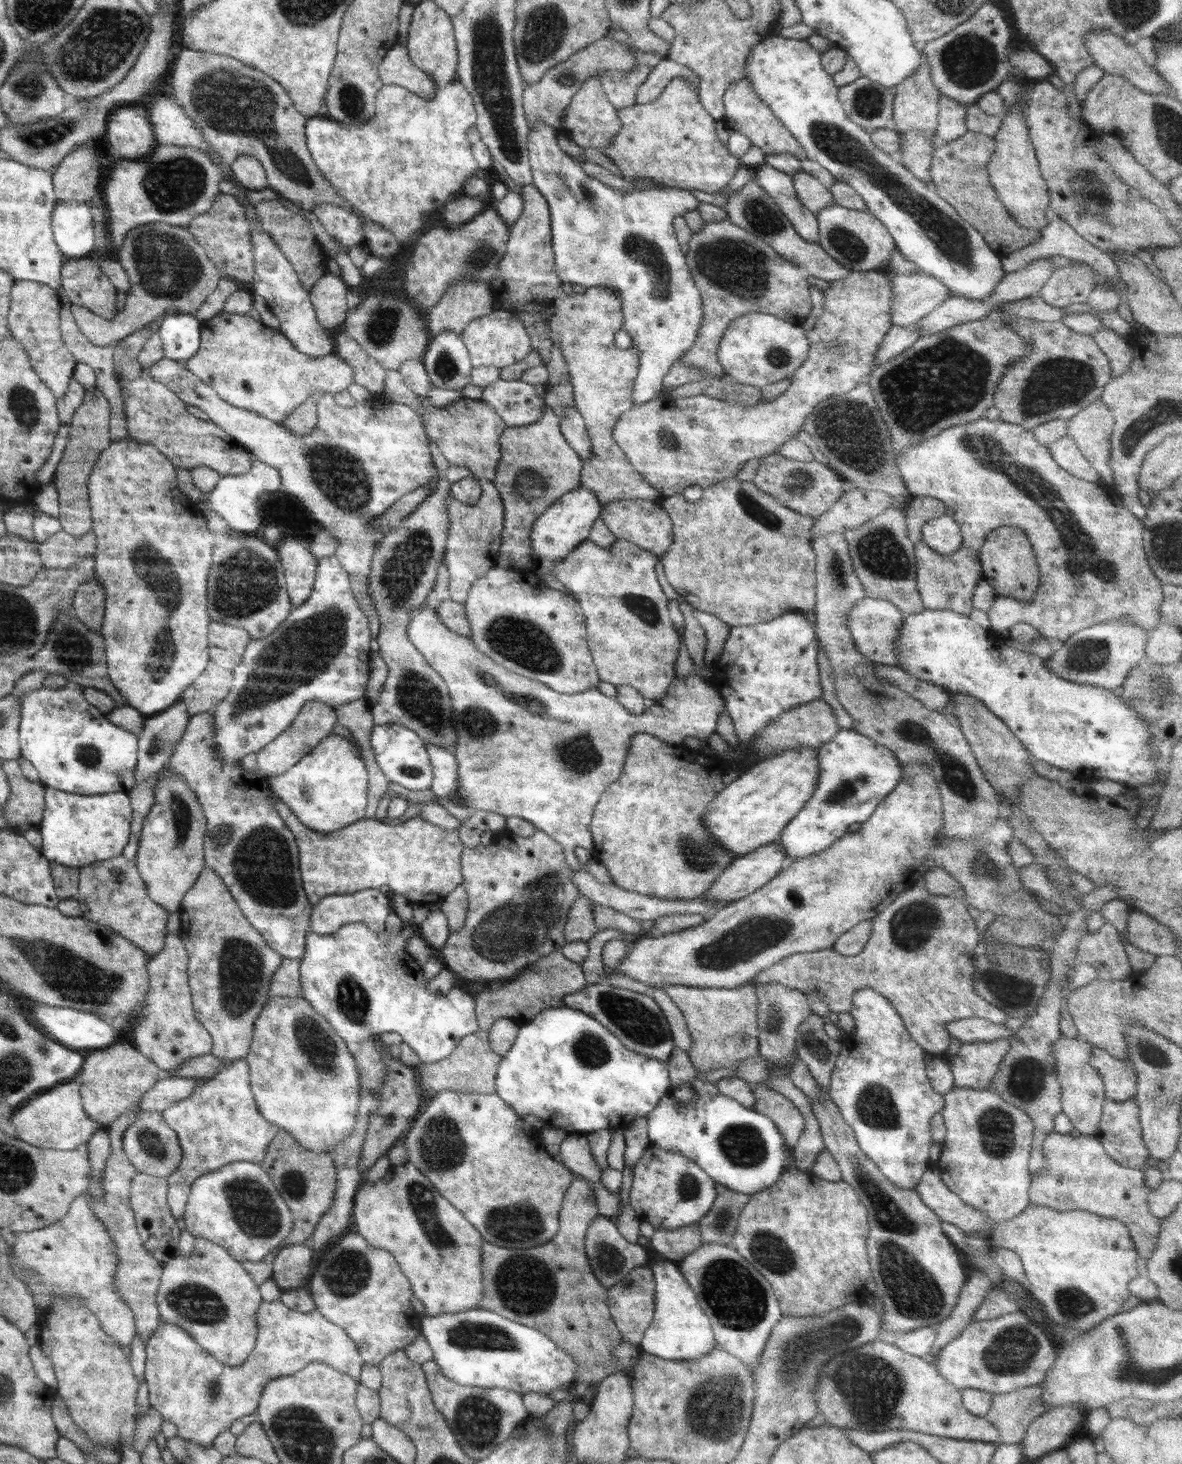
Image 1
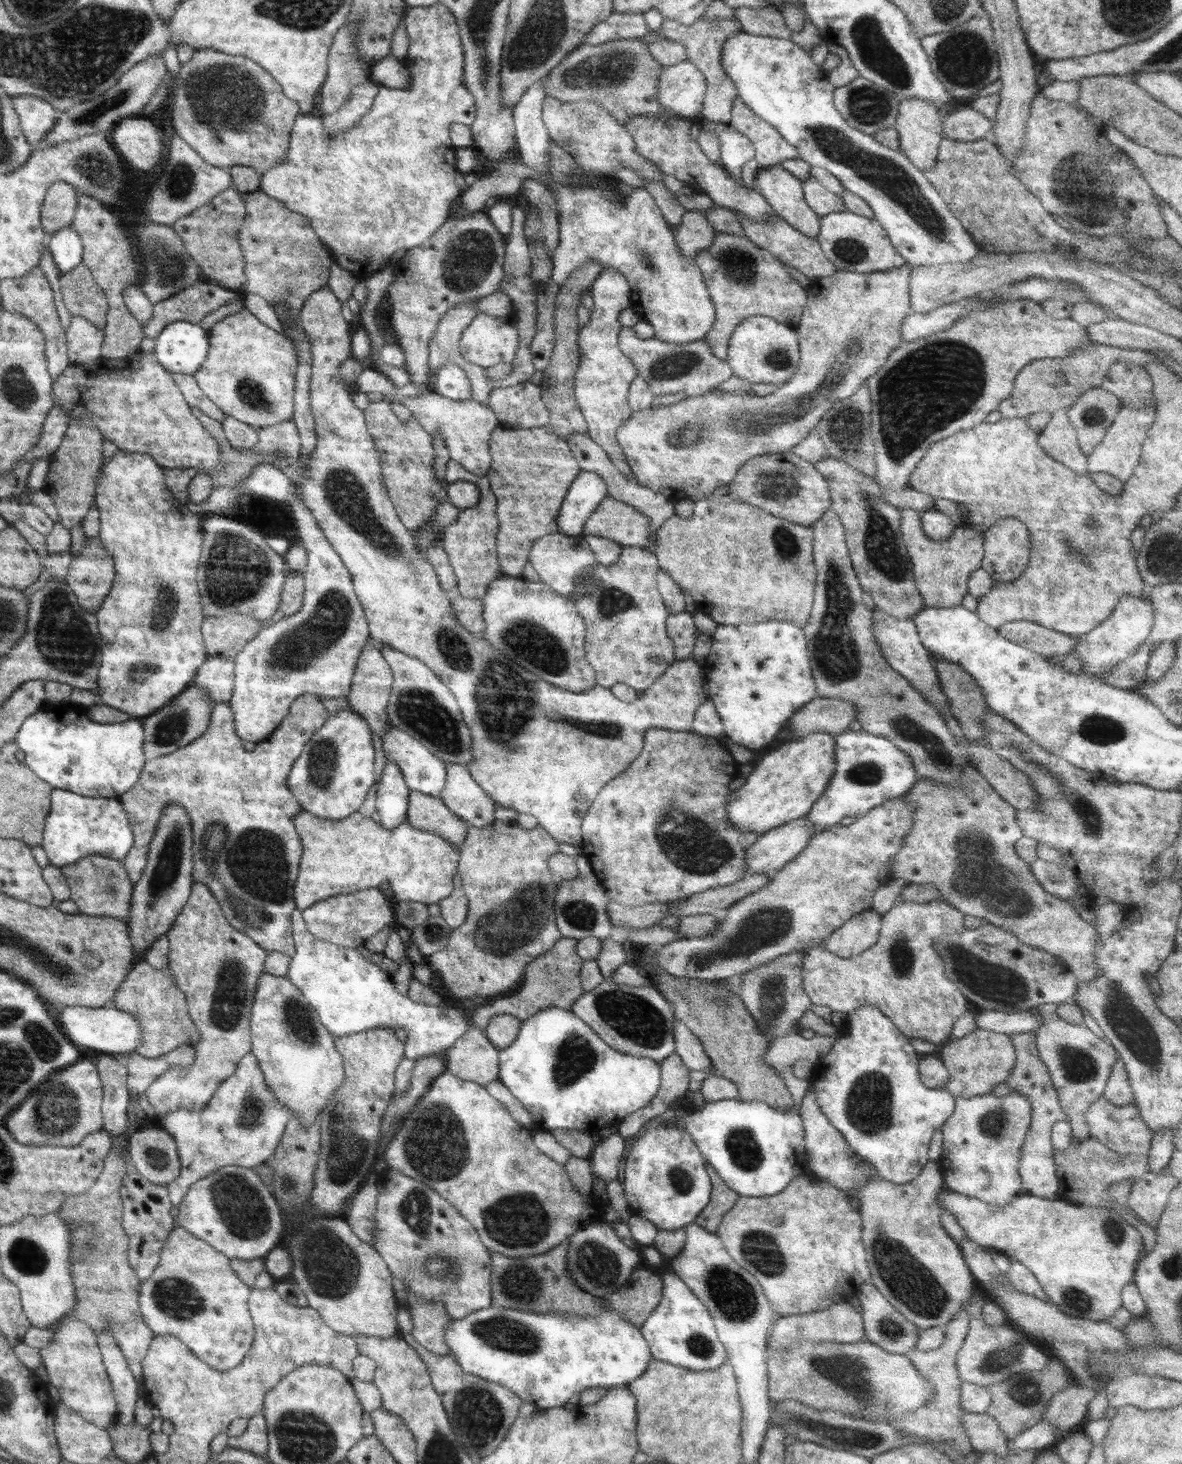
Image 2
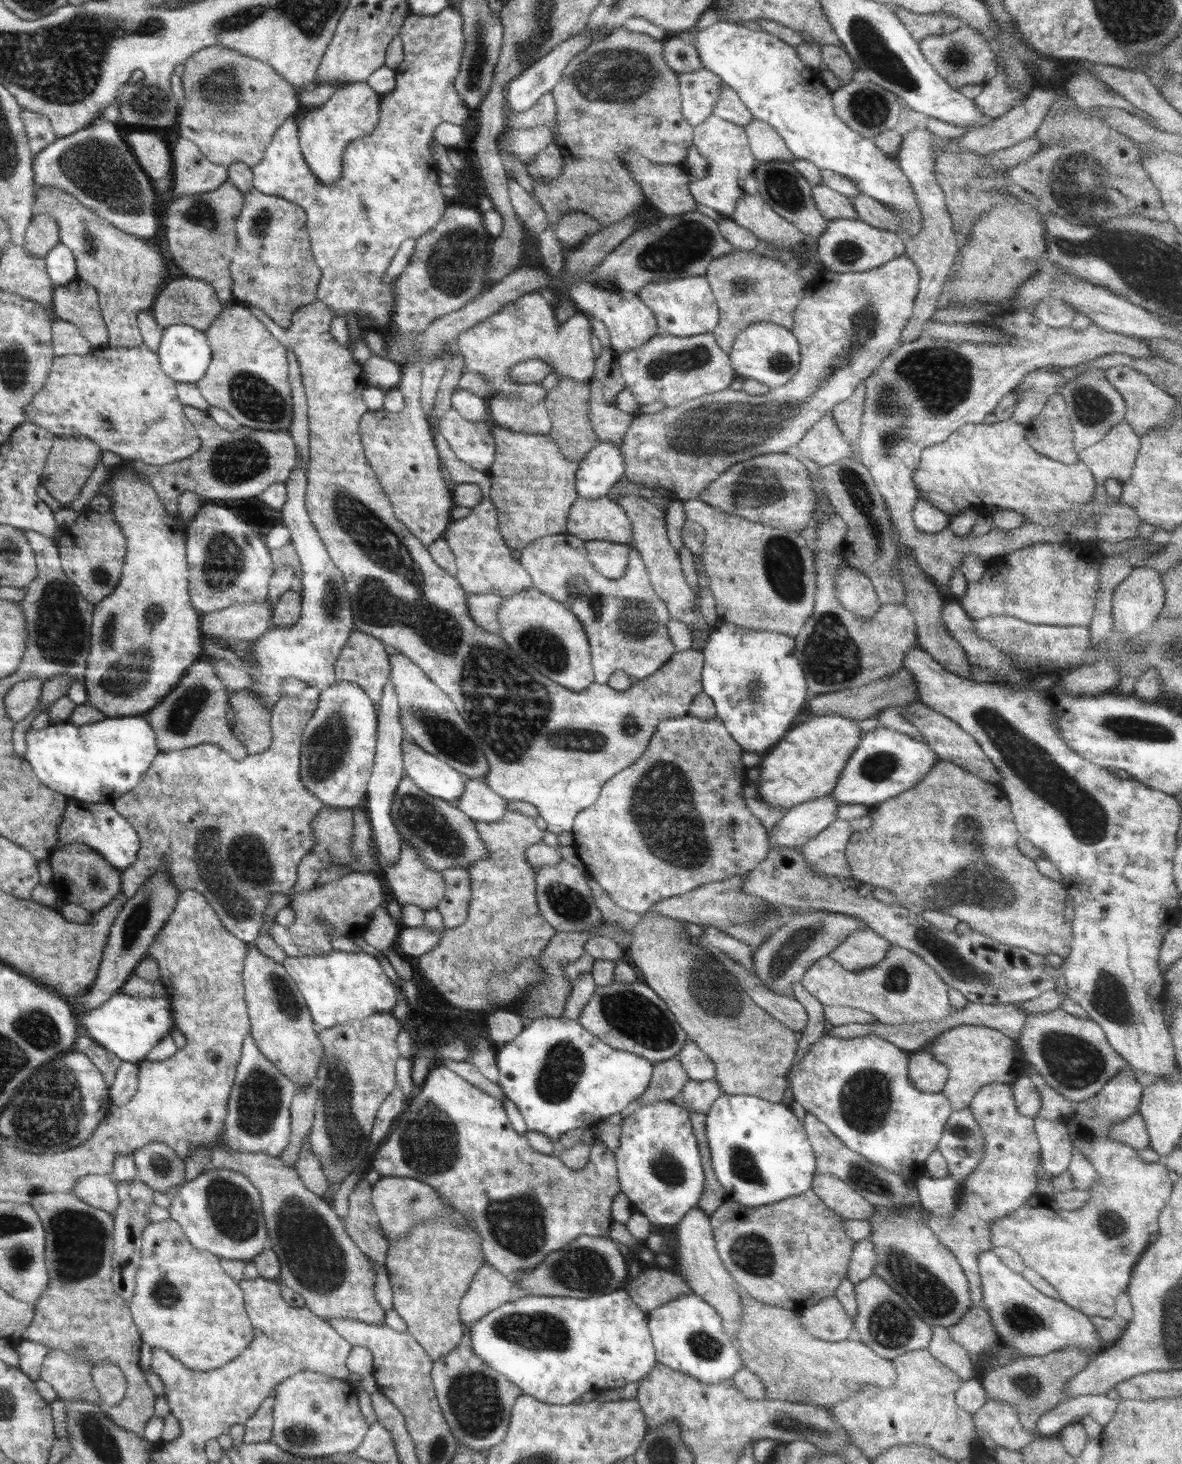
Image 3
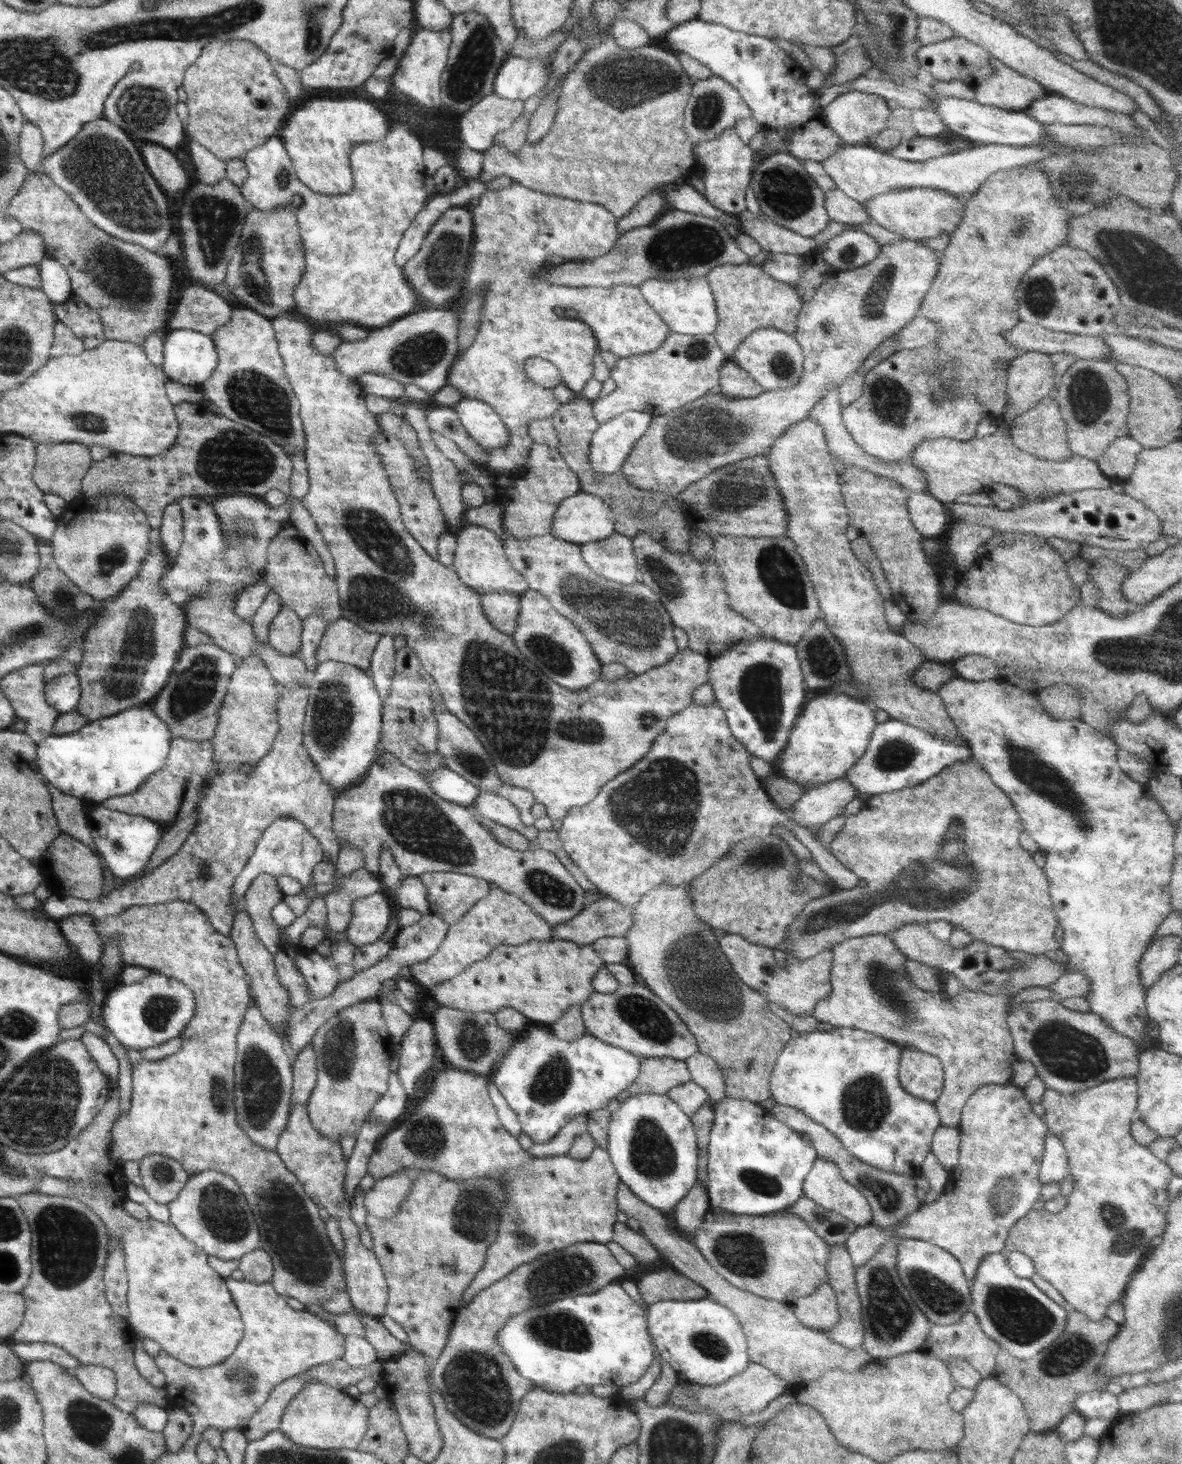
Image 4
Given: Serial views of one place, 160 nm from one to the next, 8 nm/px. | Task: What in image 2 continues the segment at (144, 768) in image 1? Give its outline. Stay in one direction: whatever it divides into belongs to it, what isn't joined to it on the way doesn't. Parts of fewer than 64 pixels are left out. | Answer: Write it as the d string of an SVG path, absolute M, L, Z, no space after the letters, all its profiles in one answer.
M193 680L181 694L172 698L171 703L164 706L164 710L158 709L151 715L143 718L145 760L148 761L165 754L170 754L176 749L190 744L195 738L204 734L211 721L213 705L214 702L208 697L206 689L202 689Z

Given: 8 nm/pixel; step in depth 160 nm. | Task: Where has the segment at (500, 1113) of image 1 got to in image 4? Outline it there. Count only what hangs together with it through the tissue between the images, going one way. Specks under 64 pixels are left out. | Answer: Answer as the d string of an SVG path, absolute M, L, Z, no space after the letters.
M460 1069L444 1070L443 1072L438 1072L436 1076L433 1077L432 1086L430 1086L430 1091L428 1092L426 1098L420 1101L420 1104L416 1104L414 1110L405 1113L398 1121L399 1125L385 1135L380 1144L374 1149L374 1152L370 1155L368 1174L376 1179L385 1178L387 1175L397 1174L401 1172L406 1173L417 1173L420 1171L434 1171L450 1179L450 1181L466 1181L468 1179L476 1179L478 1177L486 1177L488 1179L496 1178L496 1181L502 1181L505 1184L505 1190L507 1190L507 1197L505 1198L505 1205L499 1210L498 1219L498 1230L496 1240L488 1247L486 1251L485 1265L477 1272L474 1280L470 1283L468 1290L464 1291L461 1308L464 1308L473 1298L478 1294L478 1292L484 1290L486 1287L498 1282L498 1279L504 1278L507 1274L510 1274L515 1268L522 1264L532 1262L536 1257L541 1254L546 1254L555 1250L560 1250L566 1248L570 1244L574 1244L582 1241L590 1241L606 1244L612 1241L613 1237L613 1226L616 1224L617 1218L616 1213L618 1210L616 1193L619 1185L618 1174L614 1169L612 1161L610 1160L607 1150L603 1148L596 1147L592 1154L585 1158L584 1160L578 1160L570 1157L568 1154L554 1156L554 1157L544 1157L536 1158L527 1150L524 1150L517 1137L511 1135L499 1121L496 1110L490 1100L489 1096L489 1082L482 1075L477 1075L476 1073L471 1073L470 1071L462 1071Z

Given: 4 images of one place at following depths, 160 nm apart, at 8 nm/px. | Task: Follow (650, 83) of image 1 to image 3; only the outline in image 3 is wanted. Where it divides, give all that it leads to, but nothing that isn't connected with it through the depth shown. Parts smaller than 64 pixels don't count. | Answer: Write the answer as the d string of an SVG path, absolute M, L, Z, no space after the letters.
M706 67L679 74L679 90L682 100L682 115L693 127L702 124L708 116L714 116L714 104L720 97L723 80Z

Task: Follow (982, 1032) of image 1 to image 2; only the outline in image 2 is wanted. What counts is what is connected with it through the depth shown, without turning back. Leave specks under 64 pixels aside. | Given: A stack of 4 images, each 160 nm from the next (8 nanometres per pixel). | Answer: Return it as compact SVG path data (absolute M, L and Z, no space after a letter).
M975 1010L975 1023L980 1030L1006 1034L1020 1034L1038 1030L1046 1017L1034 1015L1024 1010L1015 1010L1012 1013L1003 1011Z

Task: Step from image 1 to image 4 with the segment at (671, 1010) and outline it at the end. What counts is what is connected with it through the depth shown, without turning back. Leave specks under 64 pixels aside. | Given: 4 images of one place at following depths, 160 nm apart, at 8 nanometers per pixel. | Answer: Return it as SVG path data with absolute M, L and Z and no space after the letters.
M698 1052L688 1057L685 1062L691 1075L691 1081L704 1088L712 1102L720 1102L728 1097L722 1073L710 1056Z

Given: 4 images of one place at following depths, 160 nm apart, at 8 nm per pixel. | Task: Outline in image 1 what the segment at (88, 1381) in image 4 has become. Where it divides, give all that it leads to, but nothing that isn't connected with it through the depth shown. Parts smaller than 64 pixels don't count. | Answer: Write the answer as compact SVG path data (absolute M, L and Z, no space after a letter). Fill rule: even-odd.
M105 1128L98 1129L83 1148L87 1150L92 1167L92 1178L88 1188L79 1197L74 1198L68 1214L59 1222L49 1224L40 1230L10 1234L9 1241L13 1248L11 1269L32 1292L38 1321L54 1302L54 1300L48 1302L48 1298L58 1298L58 1294L62 1294L62 1298L68 1298L74 1294L76 1298L86 1300L92 1314L98 1316L102 1330L108 1336L118 1338L128 1357L131 1354L130 1342L137 1334L135 1320L130 1314L127 1302L117 1293L115 1266L119 1258L115 1253L115 1242L109 1237L107 1228L91 1207L91 1198L103 1196L103 1184L100 1181L102 1171L106 1167L106 1159L111 1153L110 1137ZM29 1272L34 1272L37 1282L30 1281Z

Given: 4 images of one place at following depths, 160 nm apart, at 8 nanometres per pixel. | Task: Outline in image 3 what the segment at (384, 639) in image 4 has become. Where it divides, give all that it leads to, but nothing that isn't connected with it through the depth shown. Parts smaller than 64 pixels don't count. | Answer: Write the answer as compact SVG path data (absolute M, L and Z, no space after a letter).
M389 680L382 689L382 697L377 709L377 741L375 746L375 761L372 774L367 786L367 798L365 801L367 817L369 818L370 830L376 836L378 852L386 860L383 865L394 864L400 856L402 840L391 817L393 798L399 782L405 775L403 769L403 752L401 744L405 737L400 720L400 707L394 684Z

